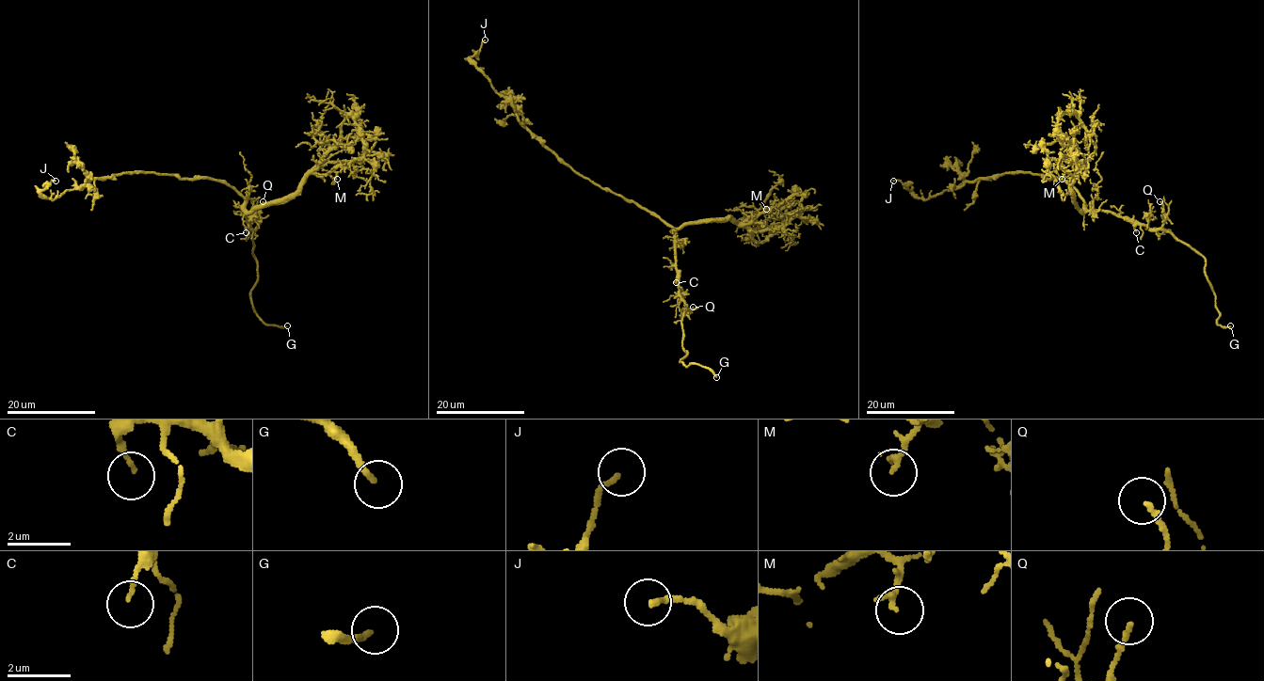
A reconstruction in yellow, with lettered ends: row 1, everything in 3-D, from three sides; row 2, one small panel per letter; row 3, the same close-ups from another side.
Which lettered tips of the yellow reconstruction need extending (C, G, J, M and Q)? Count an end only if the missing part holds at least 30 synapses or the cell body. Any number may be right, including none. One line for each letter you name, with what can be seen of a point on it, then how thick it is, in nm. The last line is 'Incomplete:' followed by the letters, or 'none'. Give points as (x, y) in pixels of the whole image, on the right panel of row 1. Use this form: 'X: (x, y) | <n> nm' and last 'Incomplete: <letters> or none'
G: (1230, 325) | 200 nm
Incomplete: G

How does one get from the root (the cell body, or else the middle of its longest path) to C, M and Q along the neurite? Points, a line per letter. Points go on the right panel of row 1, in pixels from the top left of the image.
C: (1067, 182), (1088, 210), (1108, 210), (1127, 216), (1133, 223), (1136, 232)
M: (1067, 182), (1082, 199), (1081, 211), (1075, 204), (1072, 190), (1072, 179), (1077, 174), (1066, 171), (1062, 179)
Q: (1067, 182), (1088, 210), (1108, 210), (1137, 220), (1150, 229), (1159, 229), (1163, 223), (1163, 204), (1160, 201)

